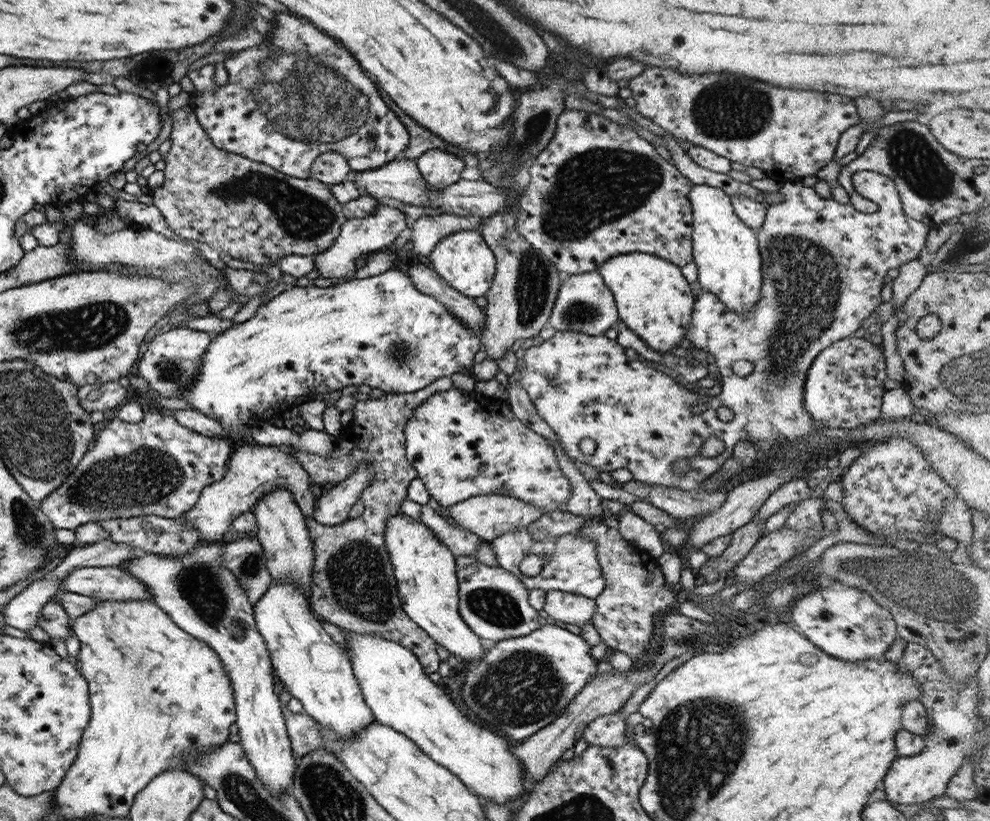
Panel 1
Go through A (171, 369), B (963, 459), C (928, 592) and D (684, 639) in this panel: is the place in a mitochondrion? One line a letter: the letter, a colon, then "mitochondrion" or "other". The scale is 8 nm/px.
A: mitochondrion
B: other
C: mitochondrion
D: mitochondrion

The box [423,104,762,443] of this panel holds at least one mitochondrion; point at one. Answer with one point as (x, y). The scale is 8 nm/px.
(593, 188)

